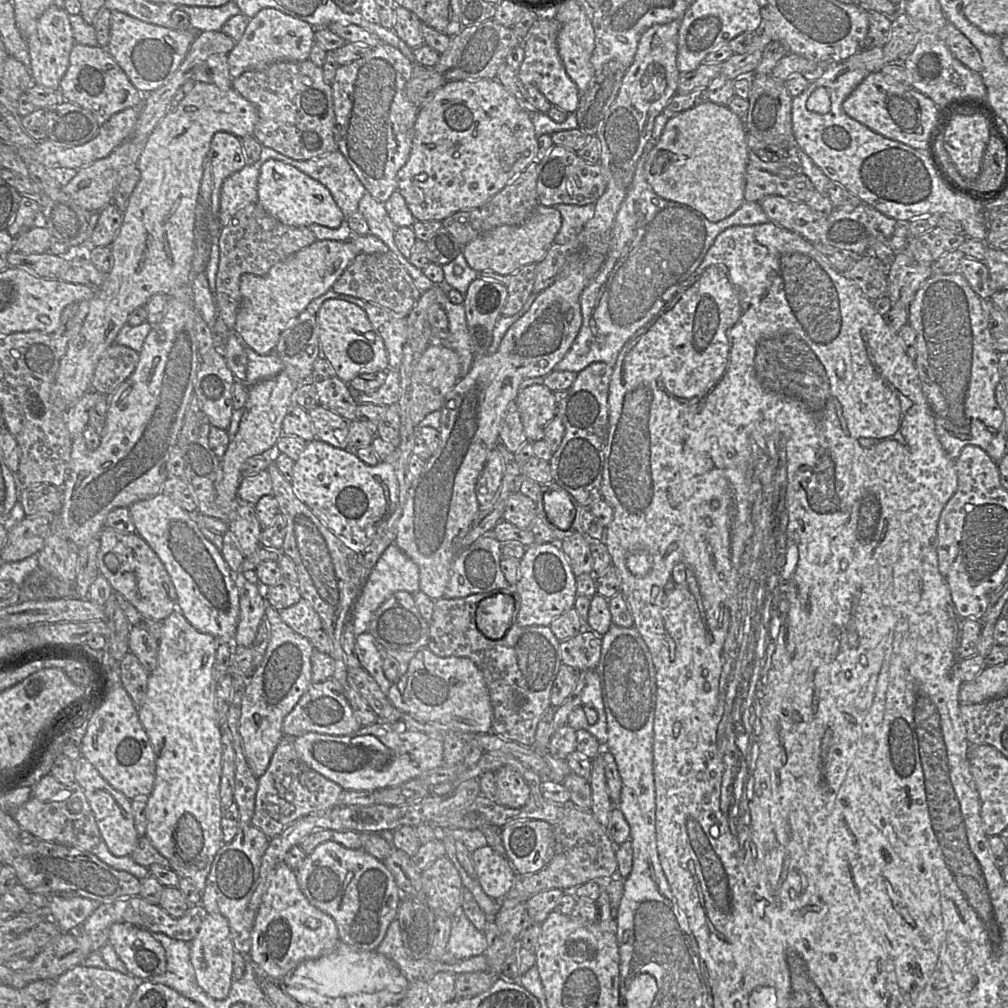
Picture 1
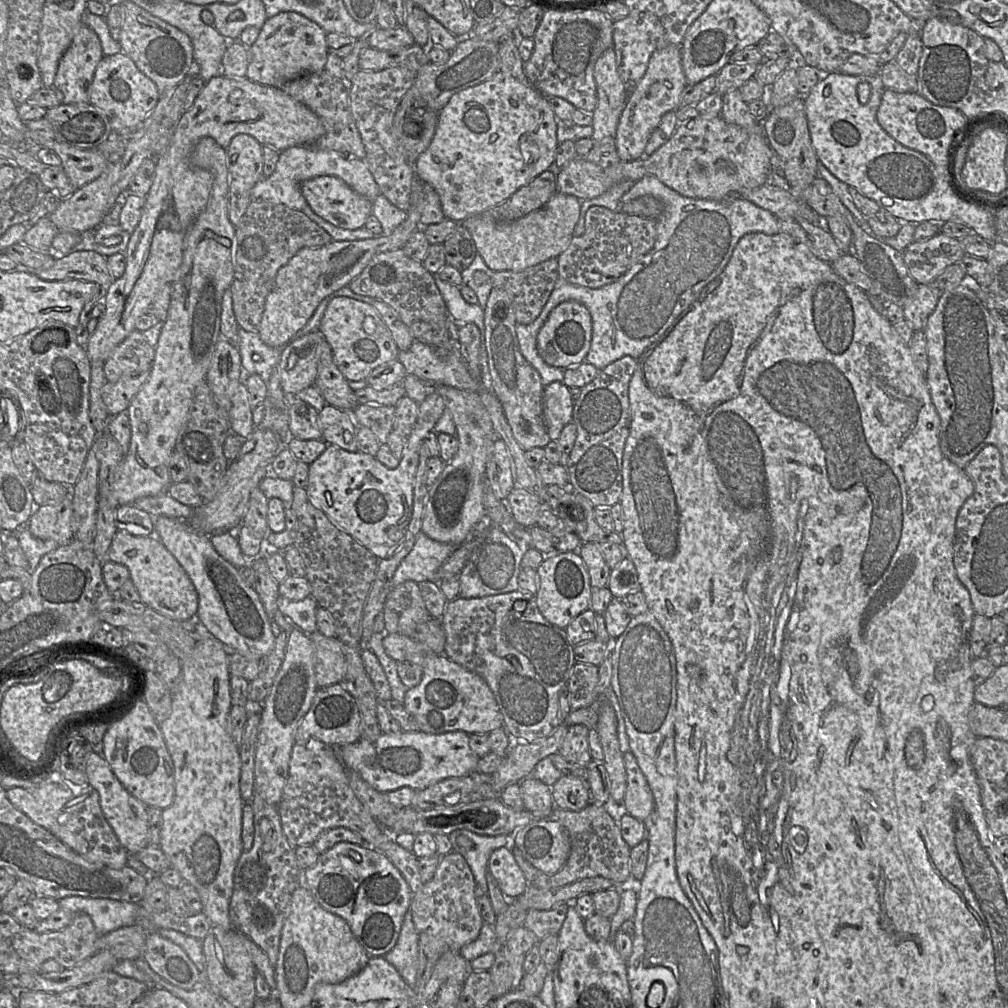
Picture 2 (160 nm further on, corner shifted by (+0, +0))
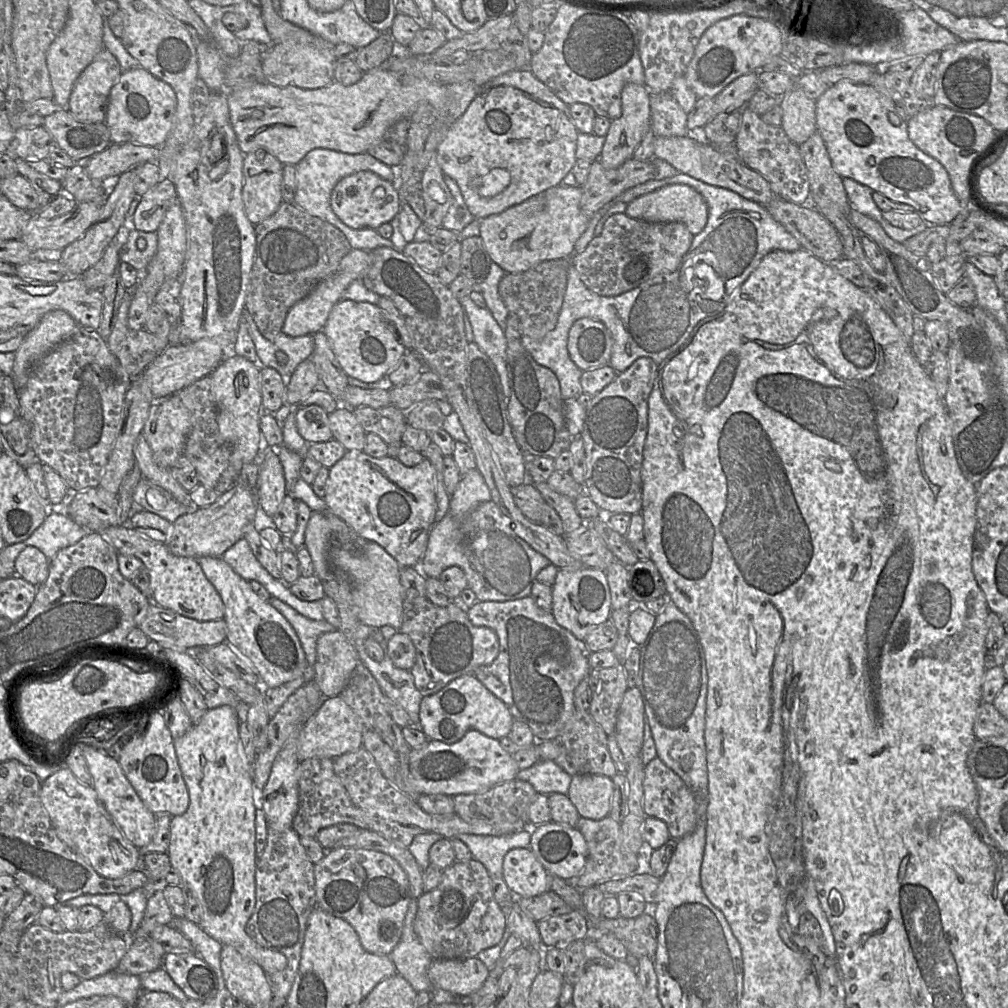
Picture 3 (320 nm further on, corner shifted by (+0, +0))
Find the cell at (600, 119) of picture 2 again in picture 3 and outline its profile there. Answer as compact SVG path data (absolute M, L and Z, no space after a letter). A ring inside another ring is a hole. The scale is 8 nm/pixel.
M626 84L621 92L621 102L622 115L620 118L611 121L599 157L600 163L606 169L618 168L627 160L633 159L635 149L651 129L650 91L645 85Z

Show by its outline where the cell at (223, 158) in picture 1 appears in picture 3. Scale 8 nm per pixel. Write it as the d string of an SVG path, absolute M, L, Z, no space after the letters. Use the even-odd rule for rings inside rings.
M262 149L244 156L242 199L246 216L254 225L274 214L283 203L283 166Z

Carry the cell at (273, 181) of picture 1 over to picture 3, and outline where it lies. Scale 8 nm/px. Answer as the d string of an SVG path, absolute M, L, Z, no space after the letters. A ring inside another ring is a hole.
M370 171L357 172L341 179L332 190L330 205L335 215L350 228L374 230L390 223L401 208L399 193L393 183Z

